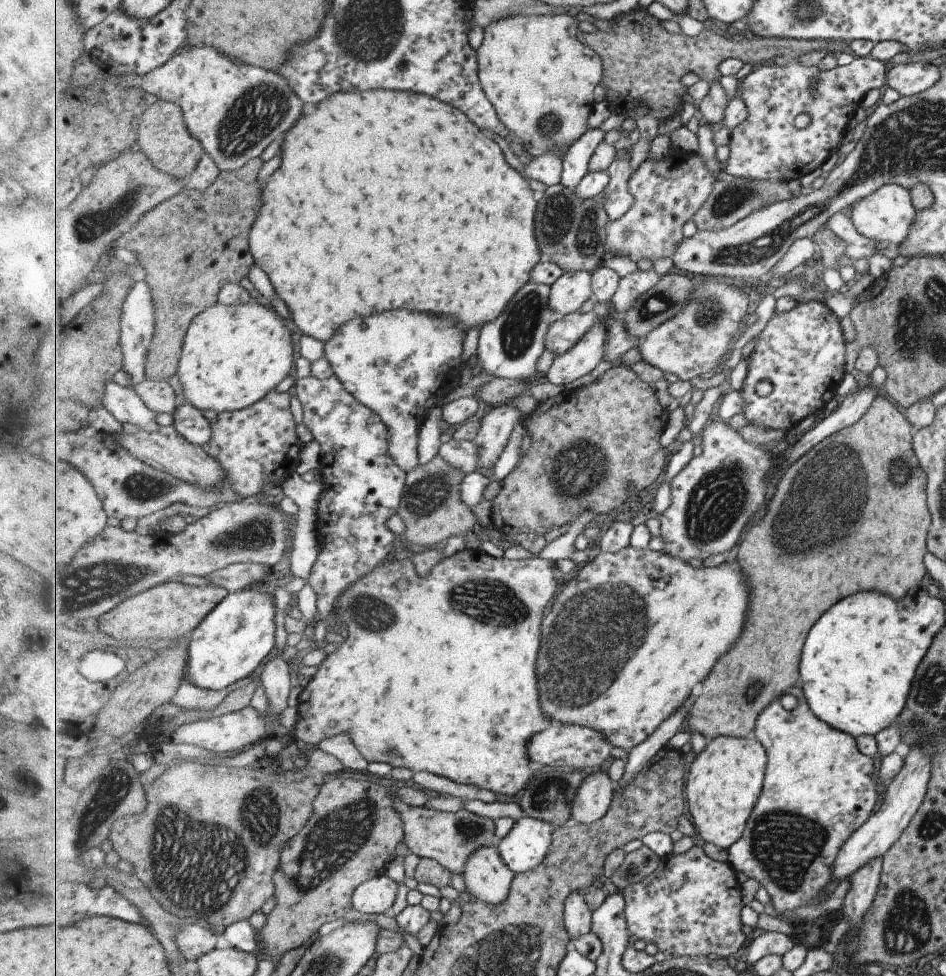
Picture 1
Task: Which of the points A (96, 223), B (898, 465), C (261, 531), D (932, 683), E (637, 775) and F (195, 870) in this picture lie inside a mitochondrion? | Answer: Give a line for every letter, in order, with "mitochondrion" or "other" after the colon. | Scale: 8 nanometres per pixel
A: mitochondrion
B: mitochondrion
C: mitochondrion
D: mitochondrion
E: other
F: mitochondrion

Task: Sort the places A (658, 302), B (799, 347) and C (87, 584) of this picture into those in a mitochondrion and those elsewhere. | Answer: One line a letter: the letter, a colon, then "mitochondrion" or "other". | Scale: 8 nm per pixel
A: mitochondrion
B: other
C: mitochondrion

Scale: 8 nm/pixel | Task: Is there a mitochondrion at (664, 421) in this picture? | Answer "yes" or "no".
no

